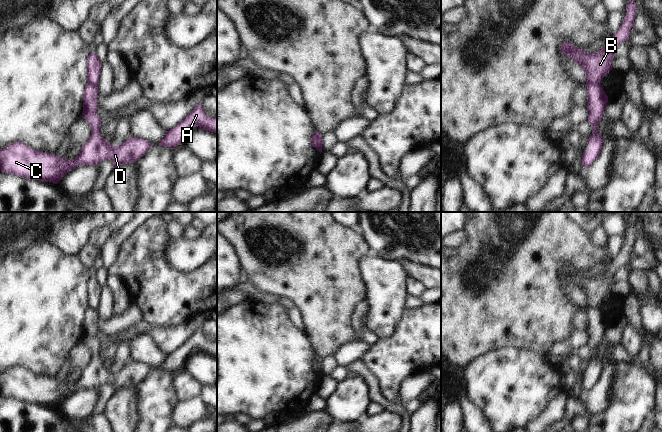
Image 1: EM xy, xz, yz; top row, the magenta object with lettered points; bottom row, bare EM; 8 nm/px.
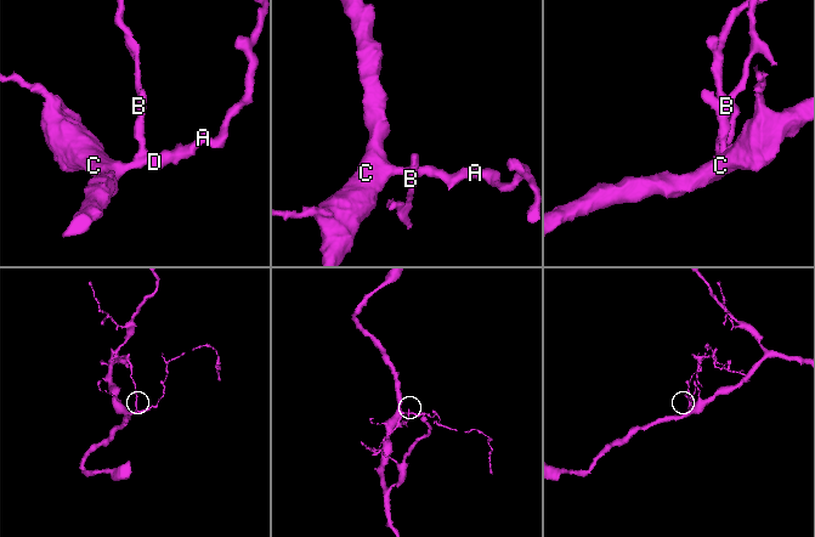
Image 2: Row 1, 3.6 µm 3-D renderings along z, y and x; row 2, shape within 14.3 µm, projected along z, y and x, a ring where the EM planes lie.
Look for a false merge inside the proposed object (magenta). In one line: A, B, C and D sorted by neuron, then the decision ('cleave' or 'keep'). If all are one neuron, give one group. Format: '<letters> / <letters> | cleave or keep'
A C D / B | cleave

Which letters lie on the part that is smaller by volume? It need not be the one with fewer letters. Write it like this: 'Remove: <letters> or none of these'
Remove: B

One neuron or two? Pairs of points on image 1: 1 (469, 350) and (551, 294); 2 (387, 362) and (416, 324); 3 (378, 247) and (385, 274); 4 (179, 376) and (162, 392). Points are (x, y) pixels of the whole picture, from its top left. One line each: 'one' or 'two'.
1: one
2: one
3: two
4: two

